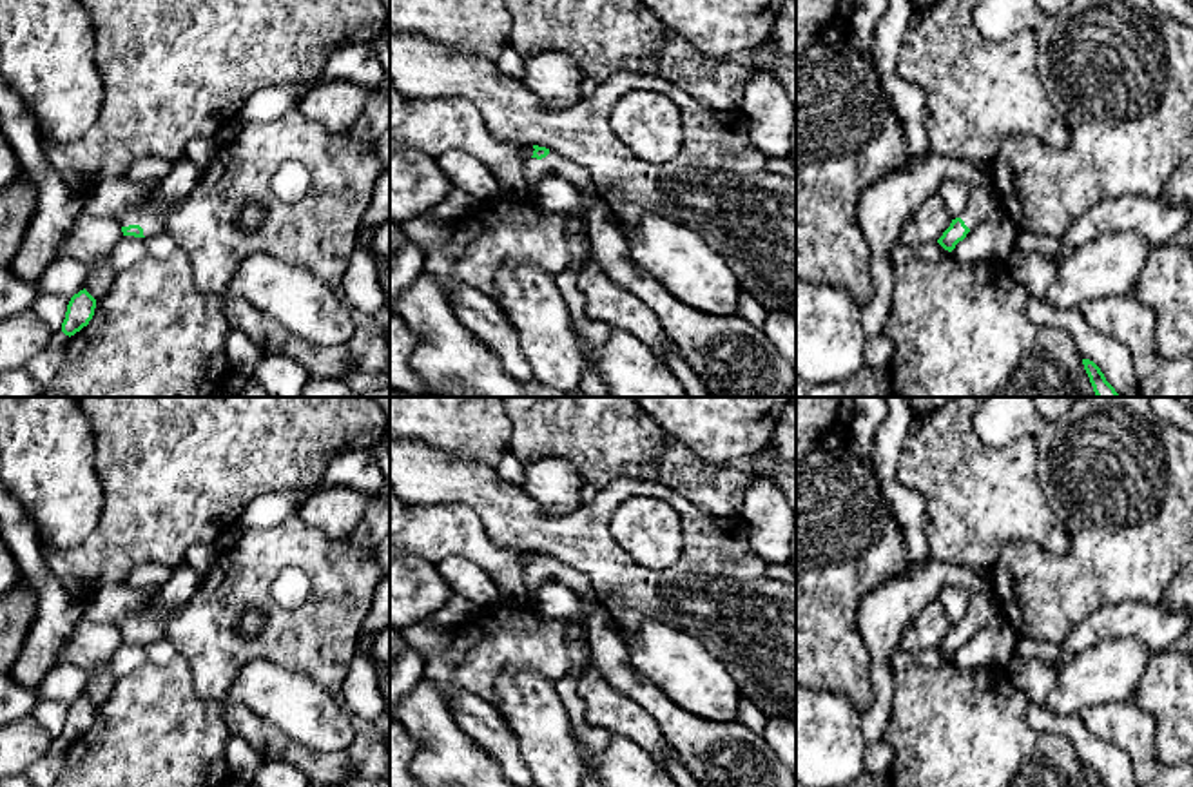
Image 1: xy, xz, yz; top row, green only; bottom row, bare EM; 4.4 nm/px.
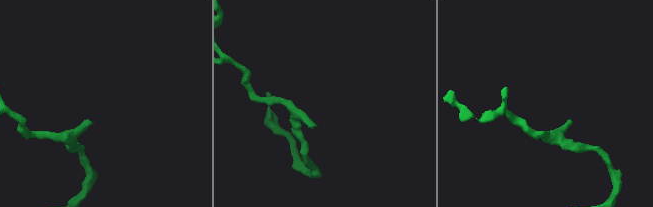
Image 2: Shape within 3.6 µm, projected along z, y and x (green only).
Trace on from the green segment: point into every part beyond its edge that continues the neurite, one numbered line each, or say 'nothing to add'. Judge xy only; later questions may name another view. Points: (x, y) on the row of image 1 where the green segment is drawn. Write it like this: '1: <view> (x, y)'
1: xy (184, 176)

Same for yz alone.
1: yz (983, 202)

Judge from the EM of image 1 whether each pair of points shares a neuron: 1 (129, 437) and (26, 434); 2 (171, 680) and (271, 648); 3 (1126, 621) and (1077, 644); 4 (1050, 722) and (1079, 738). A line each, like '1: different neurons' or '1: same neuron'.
1: different neurons
2: different neurons
3: same neuron
4: same neuron

